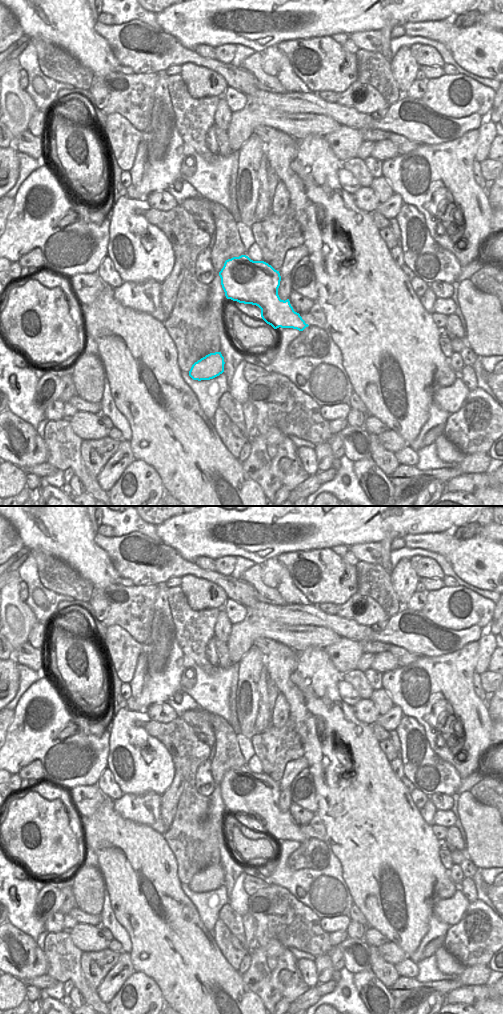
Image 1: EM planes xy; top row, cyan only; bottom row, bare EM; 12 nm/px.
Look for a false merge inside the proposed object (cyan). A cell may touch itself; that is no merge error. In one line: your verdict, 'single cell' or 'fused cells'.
single cell

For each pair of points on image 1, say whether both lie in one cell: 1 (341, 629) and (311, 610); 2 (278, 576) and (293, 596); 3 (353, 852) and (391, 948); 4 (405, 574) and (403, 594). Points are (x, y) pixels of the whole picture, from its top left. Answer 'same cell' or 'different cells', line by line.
1: same cell
2: same cell
3: different cells
4: same cell

